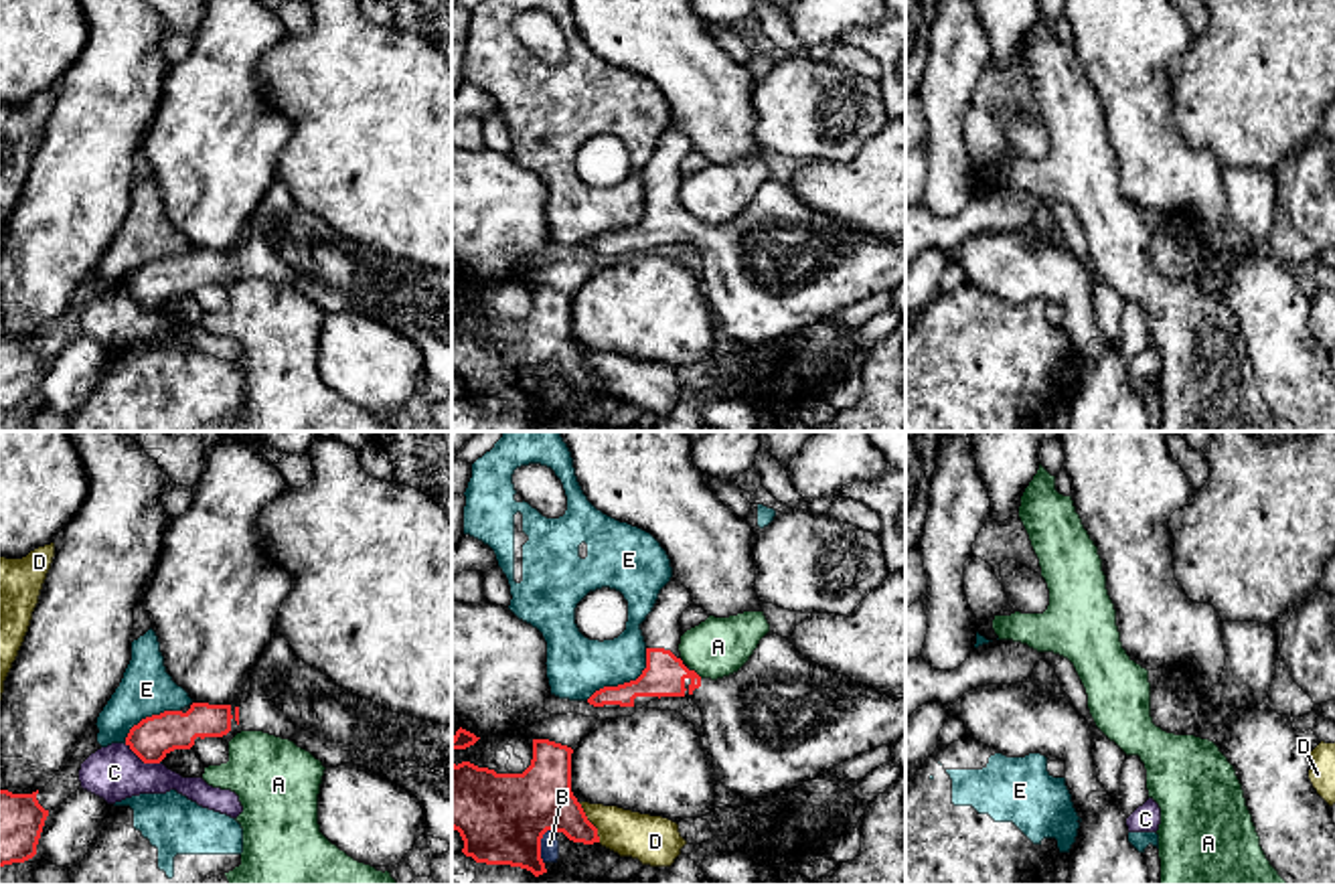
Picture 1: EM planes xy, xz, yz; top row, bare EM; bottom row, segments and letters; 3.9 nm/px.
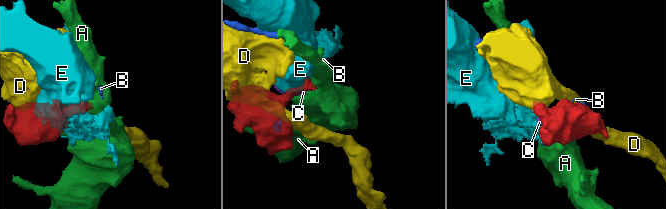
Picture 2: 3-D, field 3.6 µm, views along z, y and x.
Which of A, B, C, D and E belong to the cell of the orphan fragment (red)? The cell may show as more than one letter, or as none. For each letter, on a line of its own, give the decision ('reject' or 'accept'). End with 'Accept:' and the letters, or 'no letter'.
A: reject
B: reject
C: reject
D: reject
E: reject
Accept: no letter

